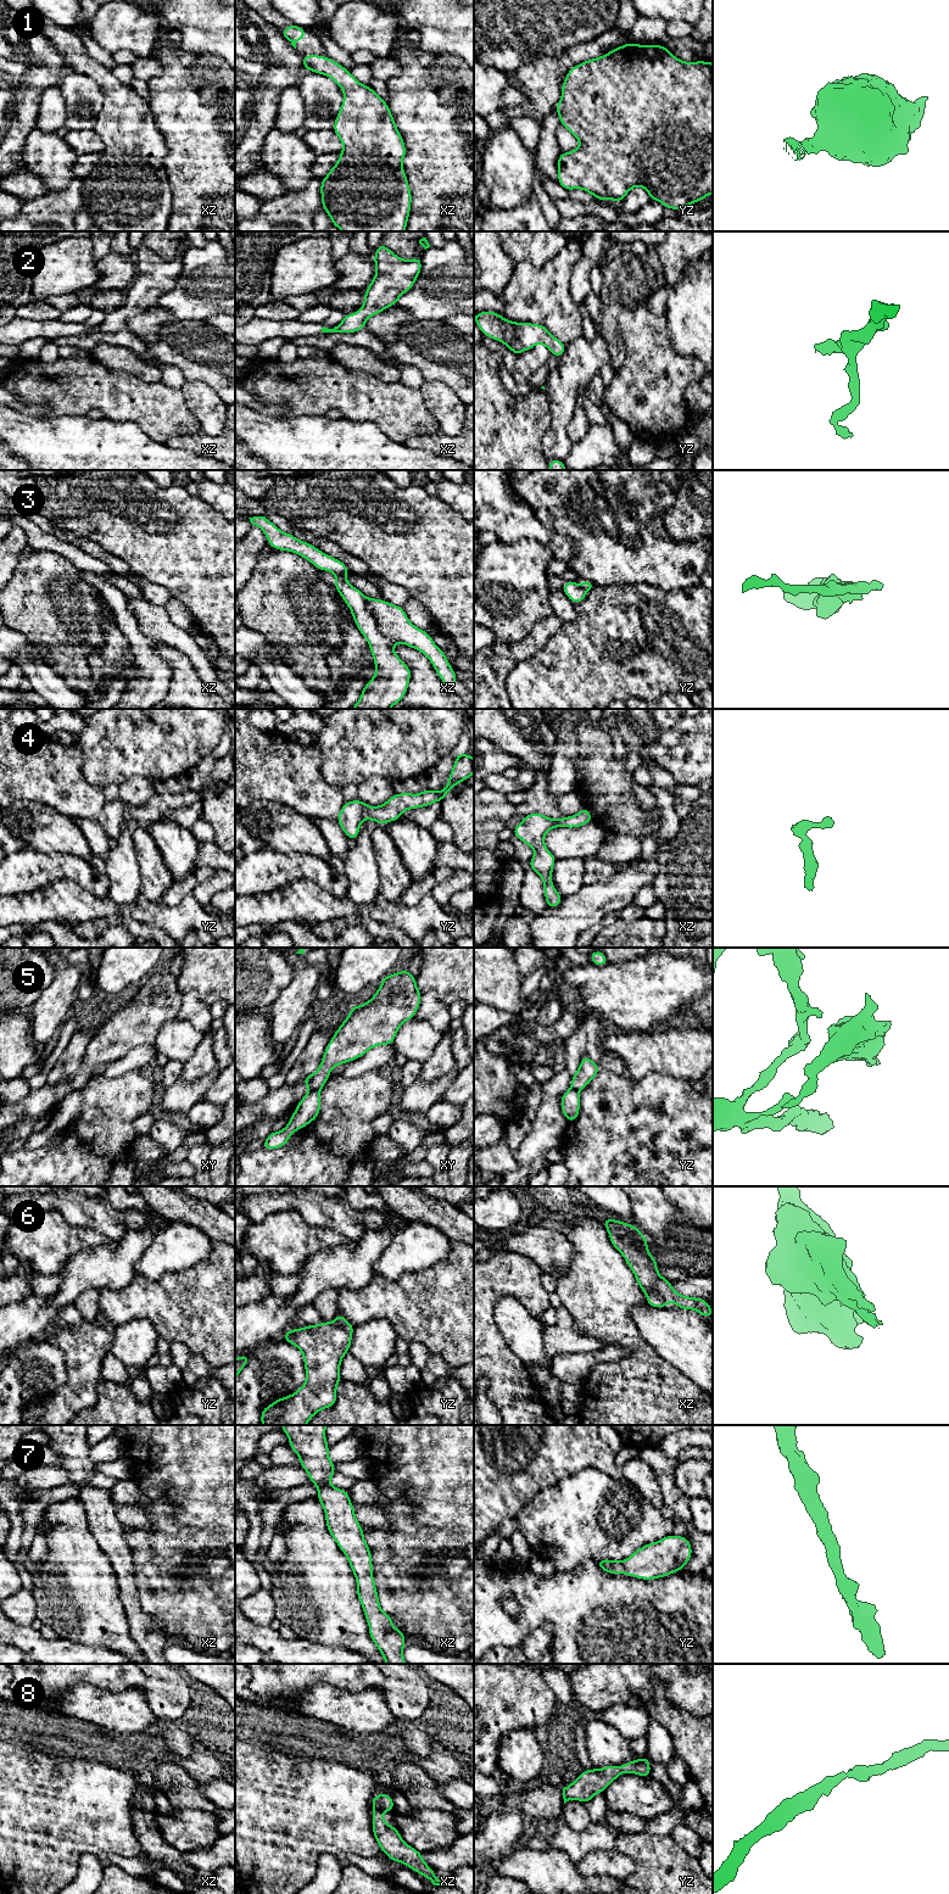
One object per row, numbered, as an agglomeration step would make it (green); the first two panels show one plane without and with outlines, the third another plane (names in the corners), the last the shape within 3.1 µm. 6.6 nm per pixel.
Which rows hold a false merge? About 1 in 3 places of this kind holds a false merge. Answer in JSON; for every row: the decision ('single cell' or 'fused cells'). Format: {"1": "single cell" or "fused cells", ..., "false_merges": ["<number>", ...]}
{"1": "single cell", "2": "single cell", "3": "fused cells", "4": "single cell", "5": "fused cells", "6": "single cell", "7": "single cell", "8": "single cell", "false_merges": ["3", "5"]}

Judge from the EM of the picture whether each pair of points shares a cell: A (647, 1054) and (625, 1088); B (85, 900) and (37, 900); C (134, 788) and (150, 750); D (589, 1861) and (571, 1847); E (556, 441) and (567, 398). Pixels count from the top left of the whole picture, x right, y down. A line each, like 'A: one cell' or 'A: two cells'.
A: two cells
B: one cell
C: two cells
D: two cells
E: one cell

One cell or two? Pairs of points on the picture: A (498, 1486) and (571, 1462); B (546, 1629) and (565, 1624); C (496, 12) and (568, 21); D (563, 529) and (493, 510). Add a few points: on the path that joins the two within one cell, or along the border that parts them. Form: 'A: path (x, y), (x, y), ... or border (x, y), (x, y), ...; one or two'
A: path (517, 1475), (526, 1474), (539, 1462), (553, 1462); one
B: border (553, 1625), (541, 1622), (526, 1636); two
C: path (514, 12), (550, 12); one
D: border (531, 508), (543, 508), (573, 547); two

